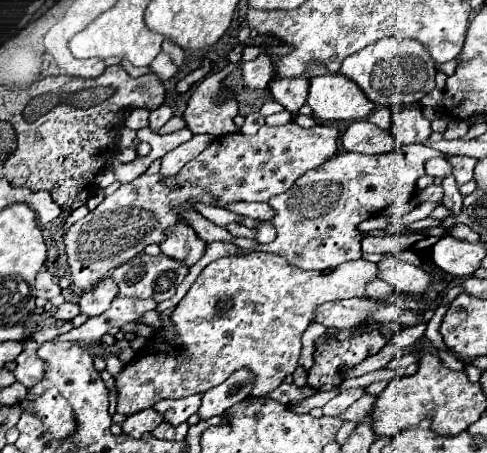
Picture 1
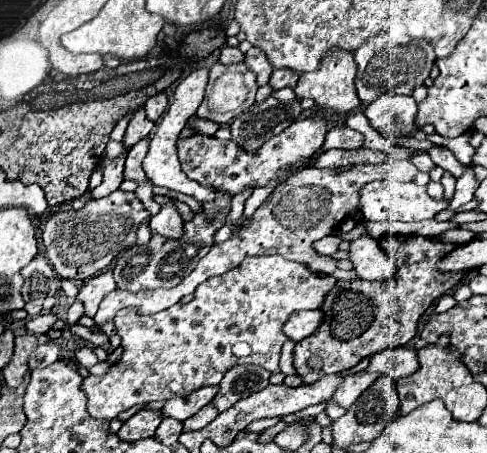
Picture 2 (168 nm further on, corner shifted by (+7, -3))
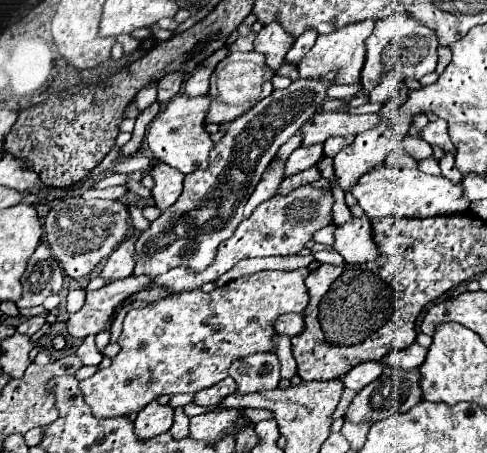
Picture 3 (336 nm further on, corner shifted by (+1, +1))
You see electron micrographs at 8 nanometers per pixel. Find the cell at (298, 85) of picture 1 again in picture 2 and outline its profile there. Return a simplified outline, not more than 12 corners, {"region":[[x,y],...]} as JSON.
{"region":[[291,69],[273,71],[269,85],[275,91],[293,89],[299,75]]}

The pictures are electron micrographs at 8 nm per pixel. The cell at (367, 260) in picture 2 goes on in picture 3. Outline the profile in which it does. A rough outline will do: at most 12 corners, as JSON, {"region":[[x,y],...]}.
{"region":[[367,217],[337,225],[333,249],[347,263],[377,259]]}

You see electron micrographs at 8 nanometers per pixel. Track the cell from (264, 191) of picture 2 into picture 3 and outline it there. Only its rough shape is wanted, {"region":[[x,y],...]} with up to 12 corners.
{"region":[[323,143],[301,145],[289,155],[285,177],[313,167]]}

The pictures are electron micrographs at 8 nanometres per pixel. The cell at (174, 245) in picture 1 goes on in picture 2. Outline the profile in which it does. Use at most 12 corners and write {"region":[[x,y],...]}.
{"region":[[171,203],[151,217],[149,229],[175,241],[183,233],[183,219]]}

